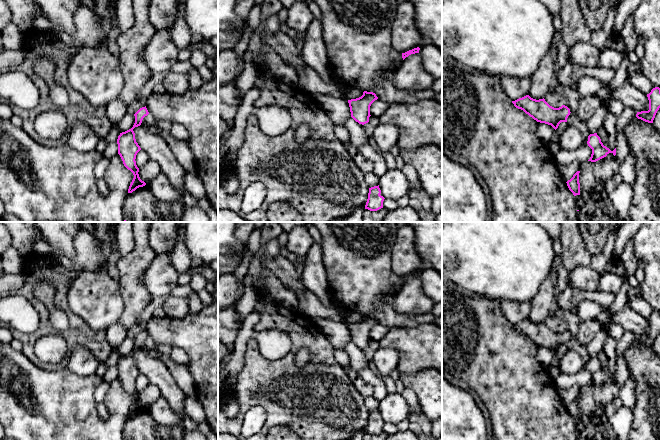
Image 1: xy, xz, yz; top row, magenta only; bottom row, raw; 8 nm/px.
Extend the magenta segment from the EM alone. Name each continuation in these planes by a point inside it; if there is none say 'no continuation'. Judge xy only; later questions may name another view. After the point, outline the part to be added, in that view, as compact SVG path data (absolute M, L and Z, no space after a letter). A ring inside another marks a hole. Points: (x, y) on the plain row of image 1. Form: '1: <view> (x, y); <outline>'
no continuation

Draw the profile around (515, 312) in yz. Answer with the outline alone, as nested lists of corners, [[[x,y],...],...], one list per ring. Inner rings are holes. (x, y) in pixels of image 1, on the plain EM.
[[[499,300],[499,305],[503,315],[511,325],[528,319],[532,308],[530,302]]]

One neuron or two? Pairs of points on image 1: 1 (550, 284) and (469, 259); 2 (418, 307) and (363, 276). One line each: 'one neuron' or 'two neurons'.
1: two neurons
2: two neurons

